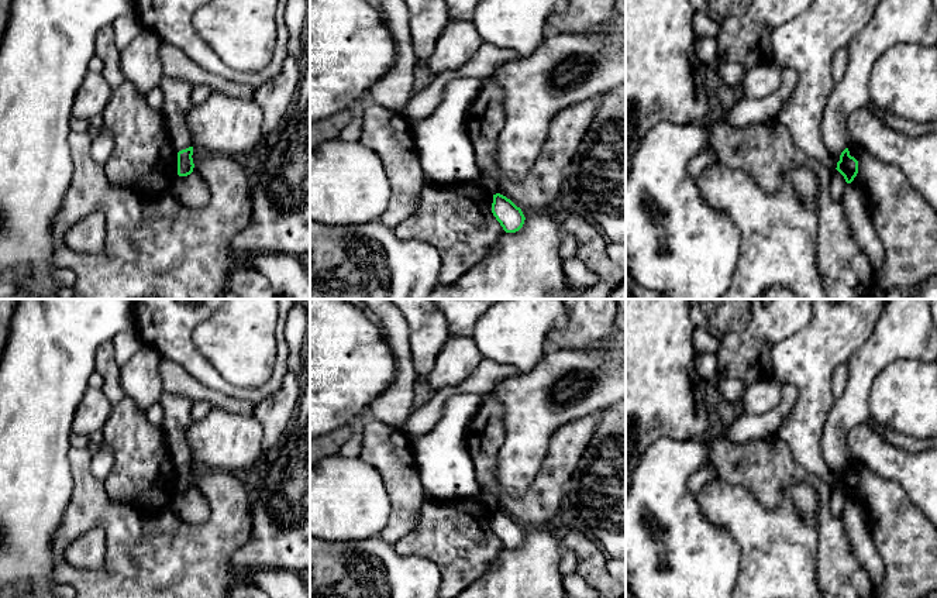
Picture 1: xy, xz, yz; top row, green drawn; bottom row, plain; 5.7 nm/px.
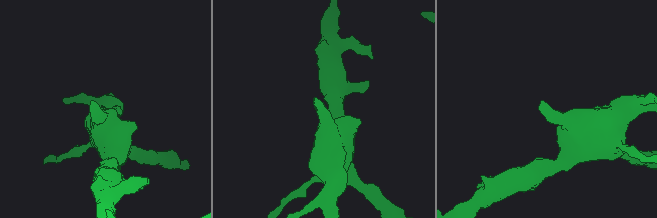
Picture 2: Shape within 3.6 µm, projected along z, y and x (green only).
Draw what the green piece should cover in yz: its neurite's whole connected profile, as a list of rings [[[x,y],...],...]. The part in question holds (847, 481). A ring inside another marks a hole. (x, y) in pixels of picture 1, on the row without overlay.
[[[845,464],[836,484],[845,495],[847,499],[851,499],[858,489],[858,477],[850,471],[848,464]]]

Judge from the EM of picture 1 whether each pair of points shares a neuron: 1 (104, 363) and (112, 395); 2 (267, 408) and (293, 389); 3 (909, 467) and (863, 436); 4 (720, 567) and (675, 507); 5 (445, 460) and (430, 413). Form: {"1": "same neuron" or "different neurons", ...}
{"1": "same neuron", "2": "same neuron", "3": "same neuron", "4": "same neuron", "5": "different neurons"}

